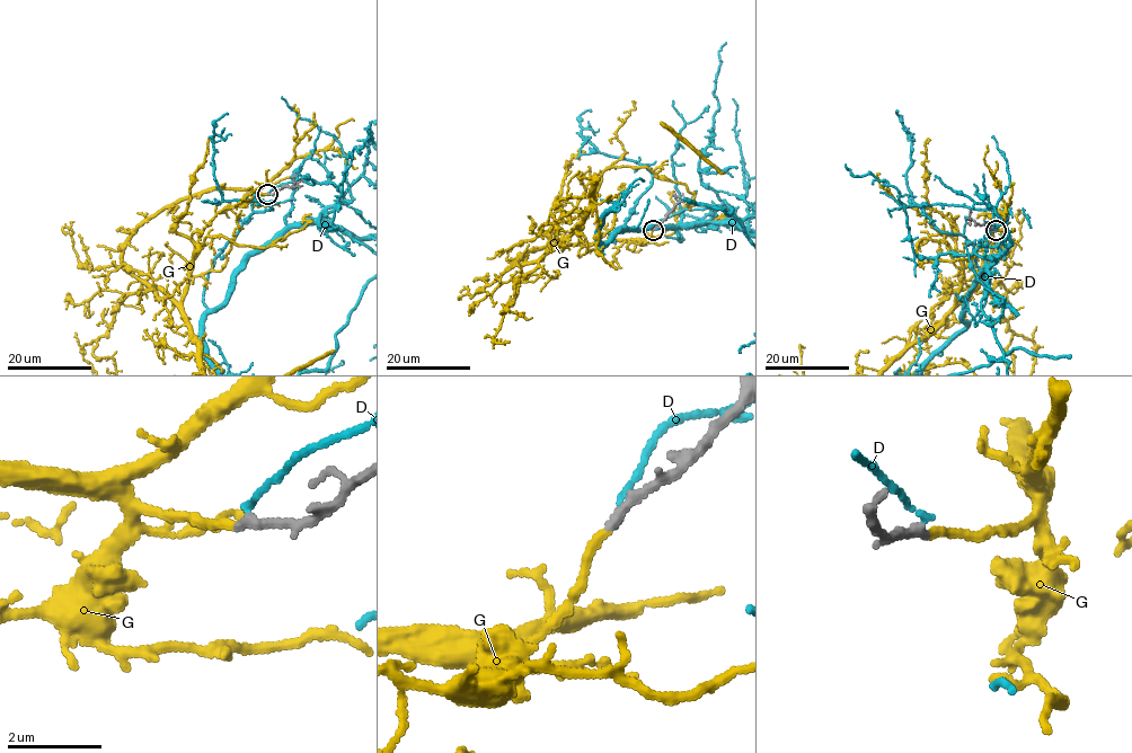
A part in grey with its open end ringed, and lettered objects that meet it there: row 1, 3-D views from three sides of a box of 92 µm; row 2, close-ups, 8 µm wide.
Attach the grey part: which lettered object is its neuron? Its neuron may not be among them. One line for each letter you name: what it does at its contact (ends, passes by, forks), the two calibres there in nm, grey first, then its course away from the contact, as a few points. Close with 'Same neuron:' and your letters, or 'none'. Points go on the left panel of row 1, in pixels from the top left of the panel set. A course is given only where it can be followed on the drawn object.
G: it ends; calibres 200 and 180 nm
Same neuron: G

